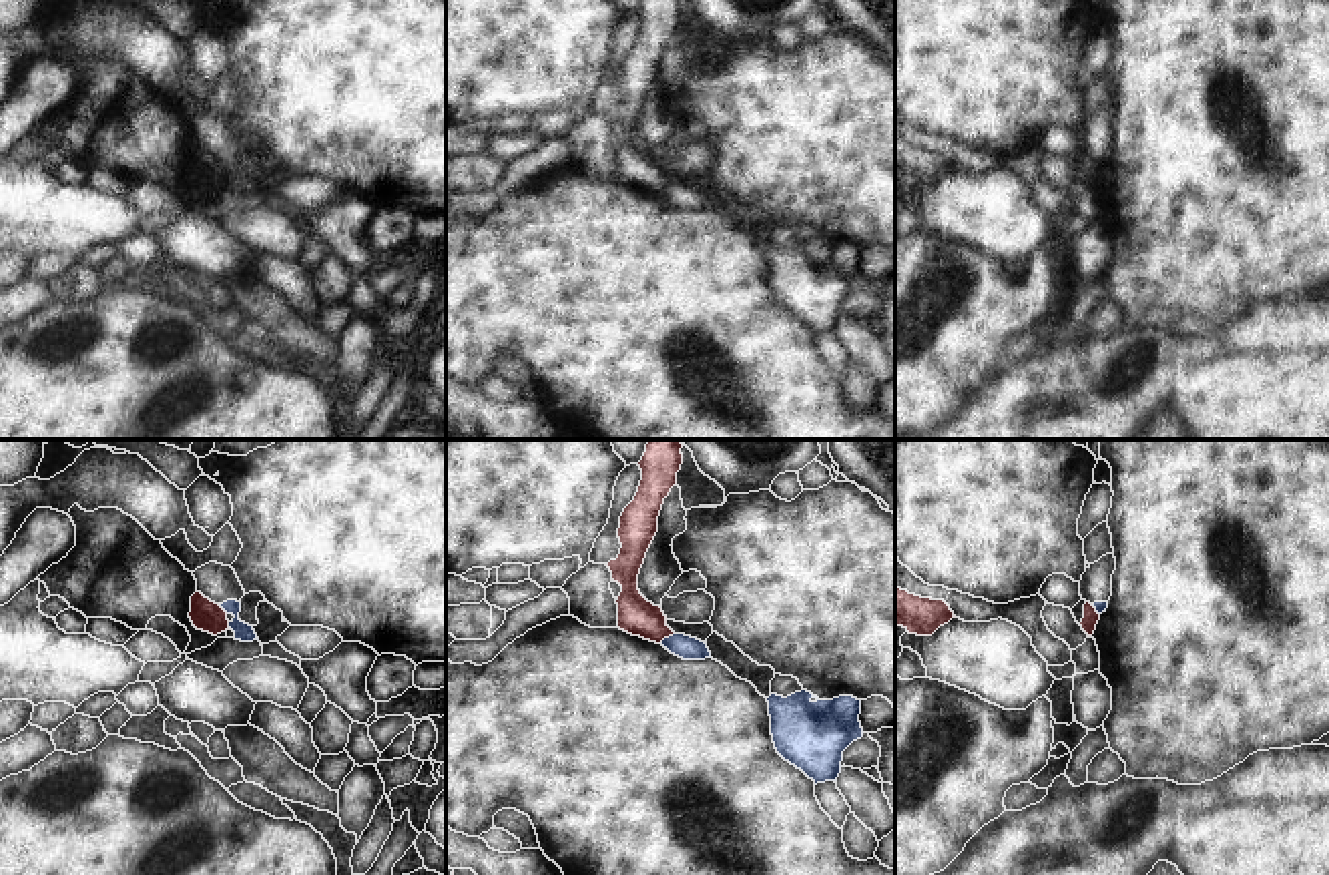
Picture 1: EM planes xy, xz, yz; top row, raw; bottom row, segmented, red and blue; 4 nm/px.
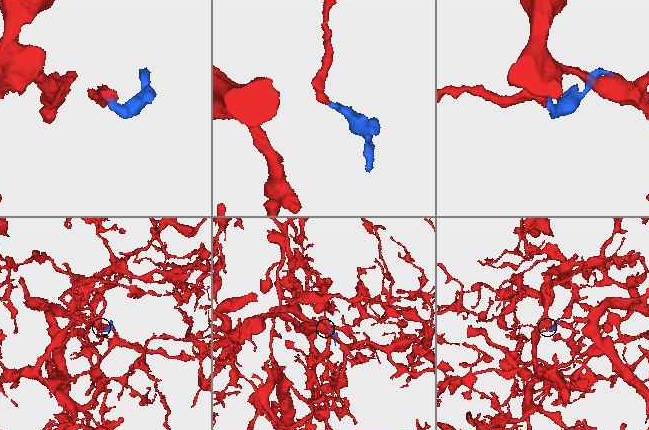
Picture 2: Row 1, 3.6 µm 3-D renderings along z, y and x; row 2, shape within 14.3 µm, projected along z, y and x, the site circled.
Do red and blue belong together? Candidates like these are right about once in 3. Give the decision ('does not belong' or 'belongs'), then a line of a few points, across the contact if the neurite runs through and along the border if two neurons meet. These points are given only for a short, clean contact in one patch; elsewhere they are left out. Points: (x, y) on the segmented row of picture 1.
does not belong; line xz (673, 633), (659, 643)

